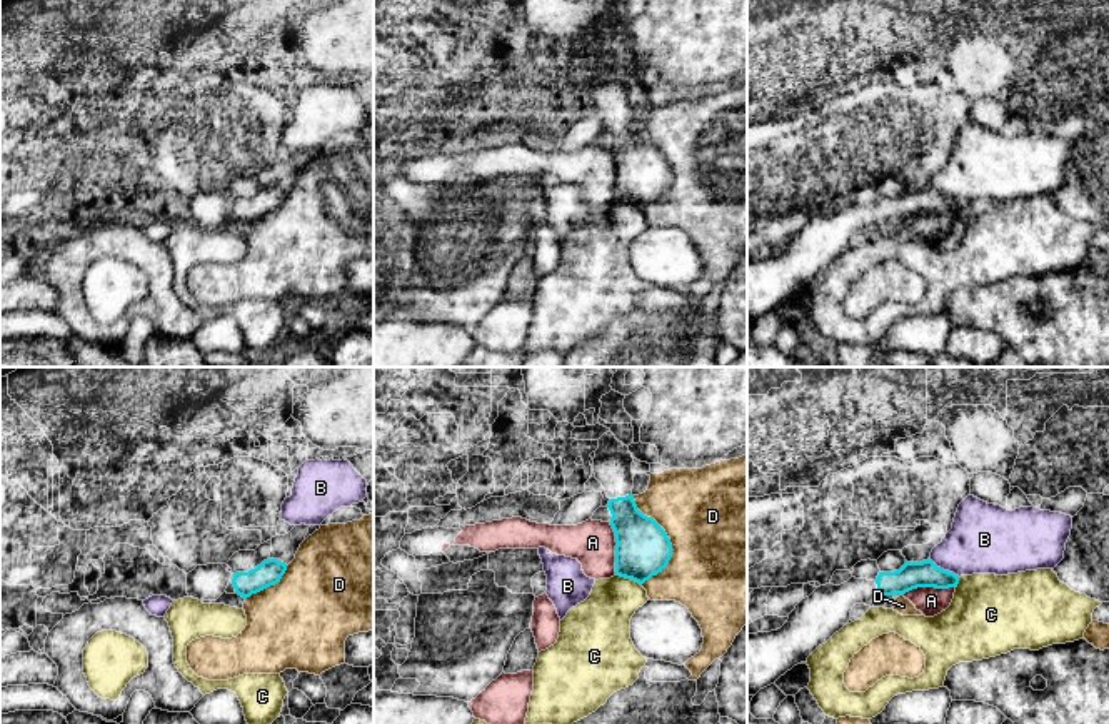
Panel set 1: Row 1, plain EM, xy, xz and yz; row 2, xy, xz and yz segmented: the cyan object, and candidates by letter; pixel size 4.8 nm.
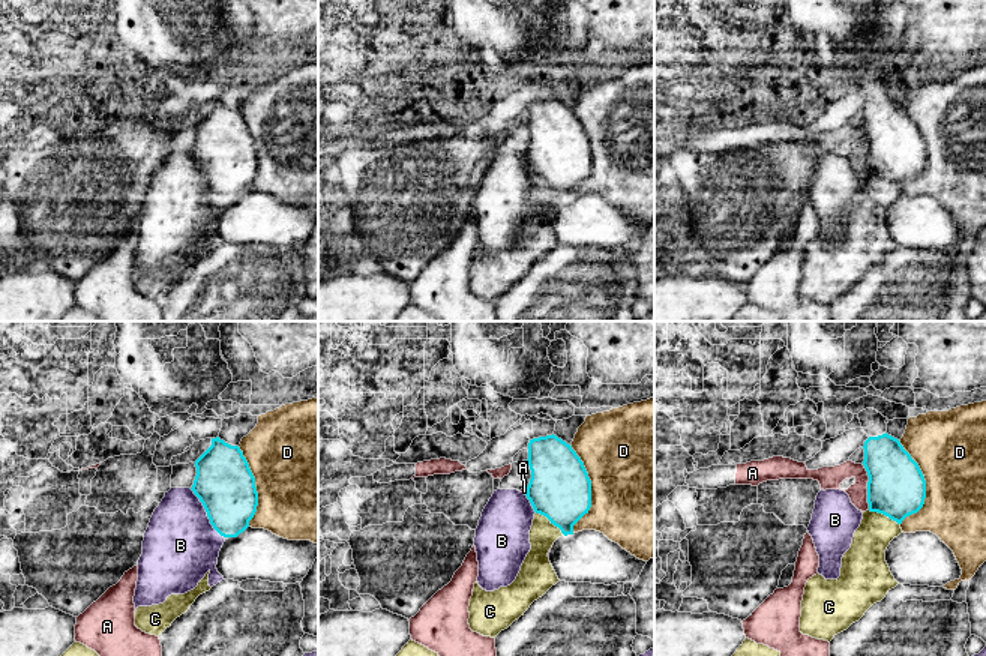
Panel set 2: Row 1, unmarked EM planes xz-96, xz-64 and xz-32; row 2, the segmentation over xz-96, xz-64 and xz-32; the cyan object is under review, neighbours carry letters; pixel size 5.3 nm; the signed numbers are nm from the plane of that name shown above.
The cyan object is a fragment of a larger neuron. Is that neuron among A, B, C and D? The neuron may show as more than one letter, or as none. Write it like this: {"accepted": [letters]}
{"accepted": []}

